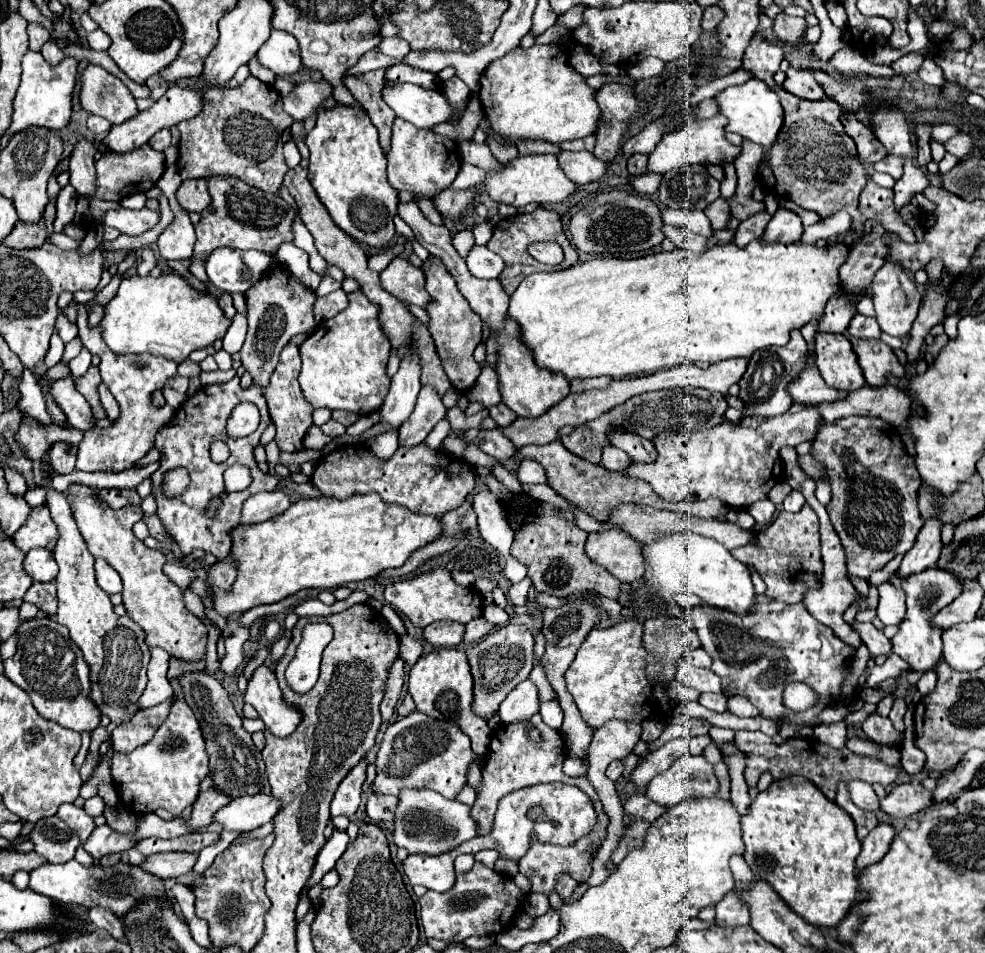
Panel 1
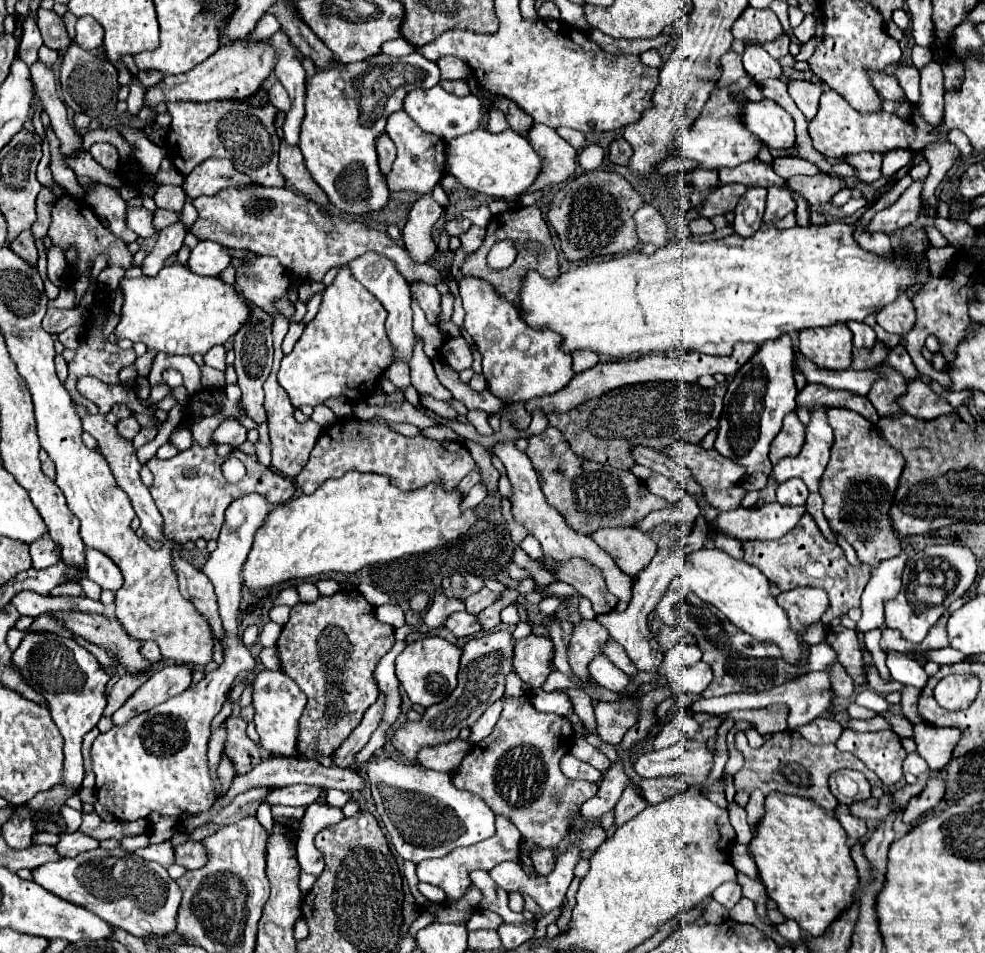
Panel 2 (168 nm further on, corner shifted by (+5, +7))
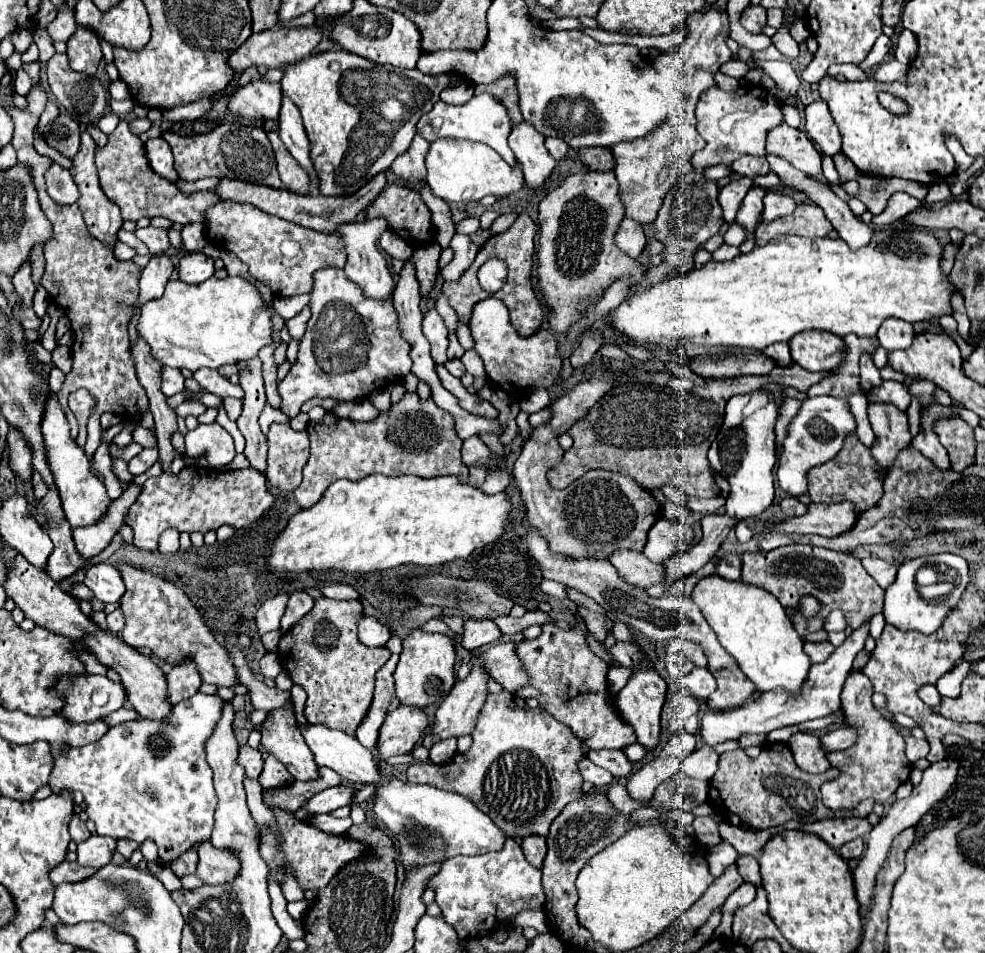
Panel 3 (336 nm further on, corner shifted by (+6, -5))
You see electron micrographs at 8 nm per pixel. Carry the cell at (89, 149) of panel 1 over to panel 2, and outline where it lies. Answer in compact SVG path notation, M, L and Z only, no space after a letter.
M97 183L95 193L91 193L91 197L85 197L85 201L97 215L105 215L109 219L111 233L115 233L121 241L129 243L139 239L139 235L127 227L127 205L113 187Z

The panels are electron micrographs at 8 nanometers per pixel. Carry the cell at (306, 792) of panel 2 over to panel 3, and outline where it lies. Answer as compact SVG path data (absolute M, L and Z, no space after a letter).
M336 785L330 789L324 789L322 793L312 795L304 801L302 809L306 809L308 815L320 815L320 813L332 813L338 807L350 805L354 787L352 785Z

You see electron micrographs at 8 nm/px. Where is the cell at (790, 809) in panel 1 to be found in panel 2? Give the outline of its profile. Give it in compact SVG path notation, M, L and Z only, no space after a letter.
M771 793L771 797L765 799L765 817L759 821L749 847L759 867L767 895L777 903L779 913L797 921L801 931L807 935L823 935L825 929L853 905L851 901L855 899L855 891L859 887L859 875L847 847L847 833L843 833L843 827L833 815L829 815L825 809L819 809L819 805L815 805L811 799Z

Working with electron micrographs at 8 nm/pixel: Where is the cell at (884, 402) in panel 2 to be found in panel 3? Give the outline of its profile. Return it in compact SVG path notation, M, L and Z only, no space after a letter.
M872 403L868 407L868 417L876 441L872 445L872 455L878 465L886 471L900 449L912 443L912 433L908 427L908 415L890 403Z

